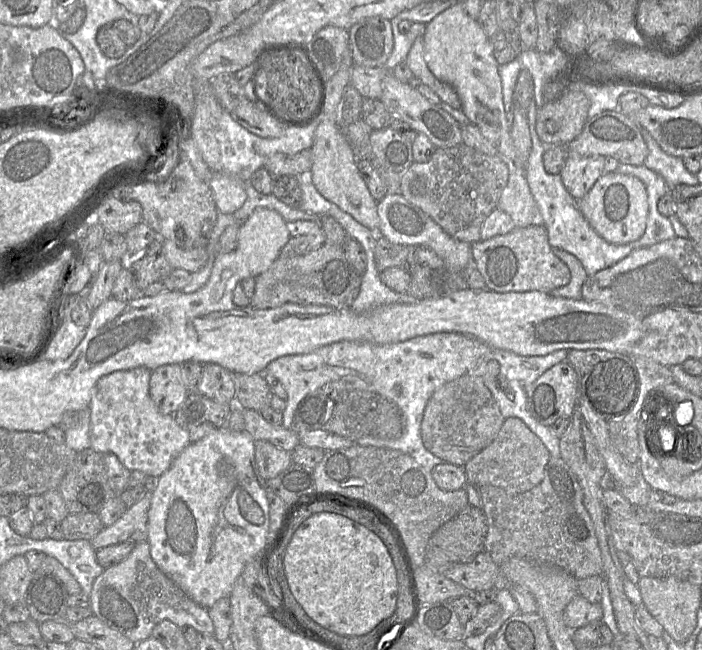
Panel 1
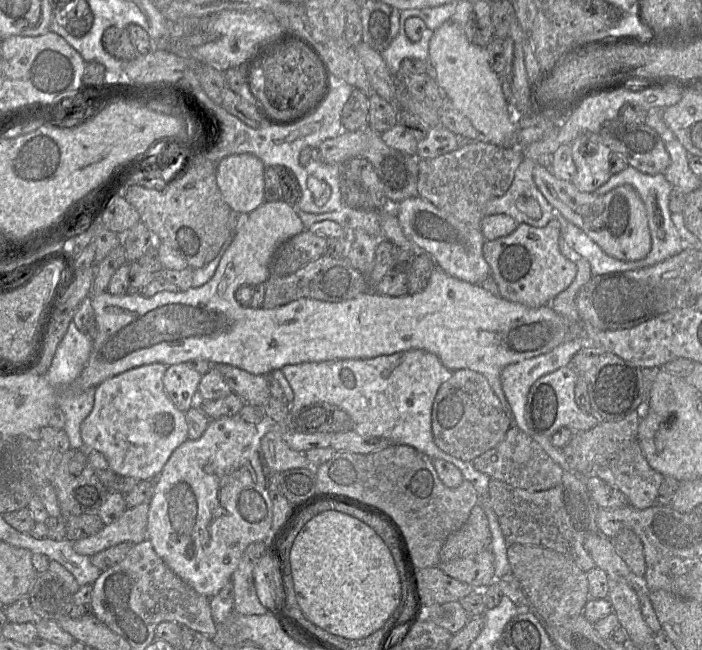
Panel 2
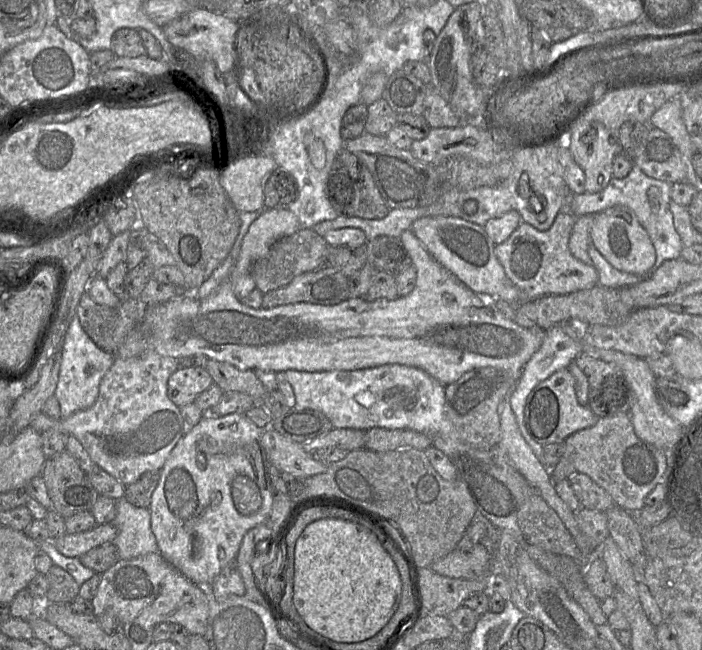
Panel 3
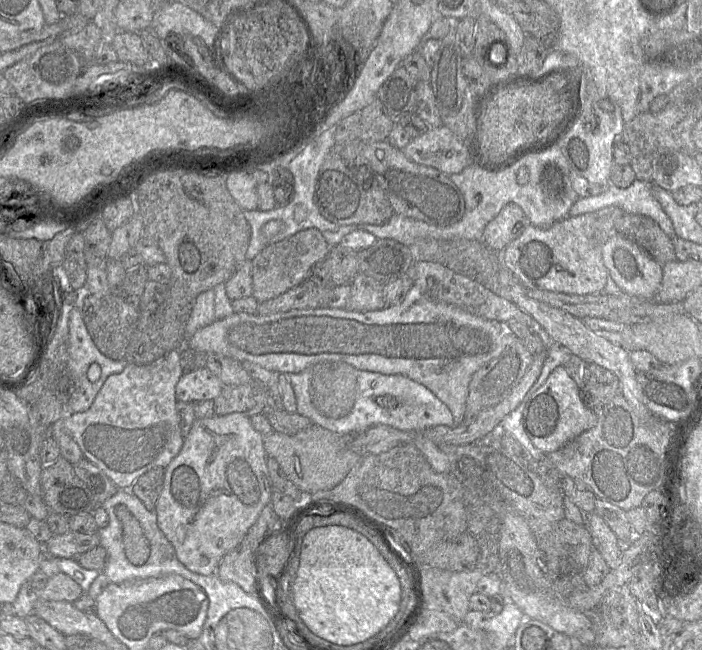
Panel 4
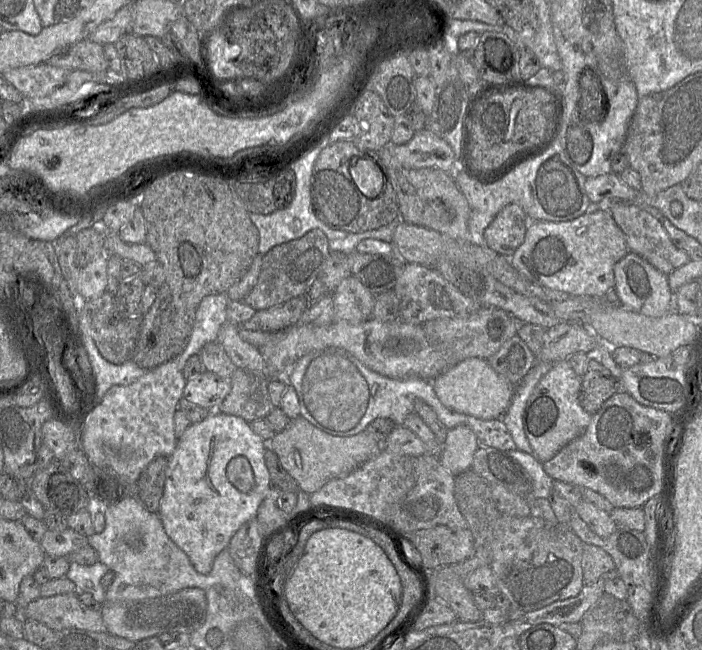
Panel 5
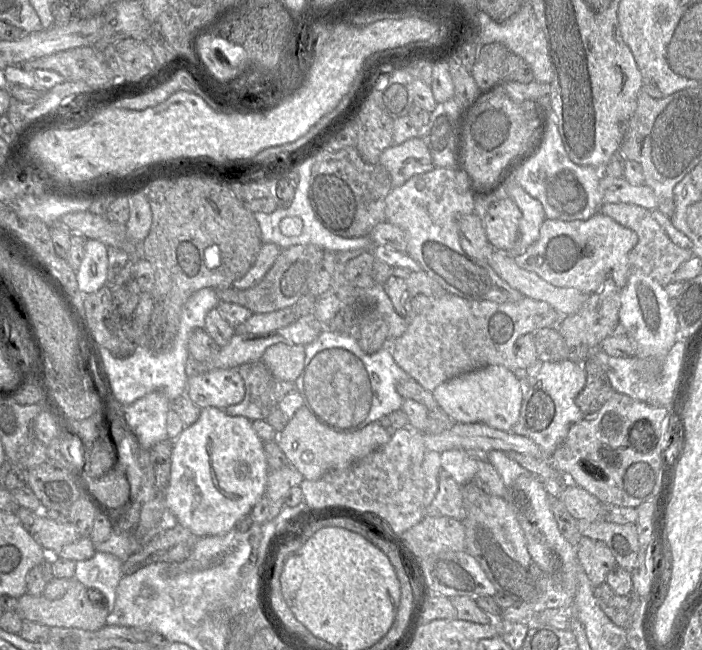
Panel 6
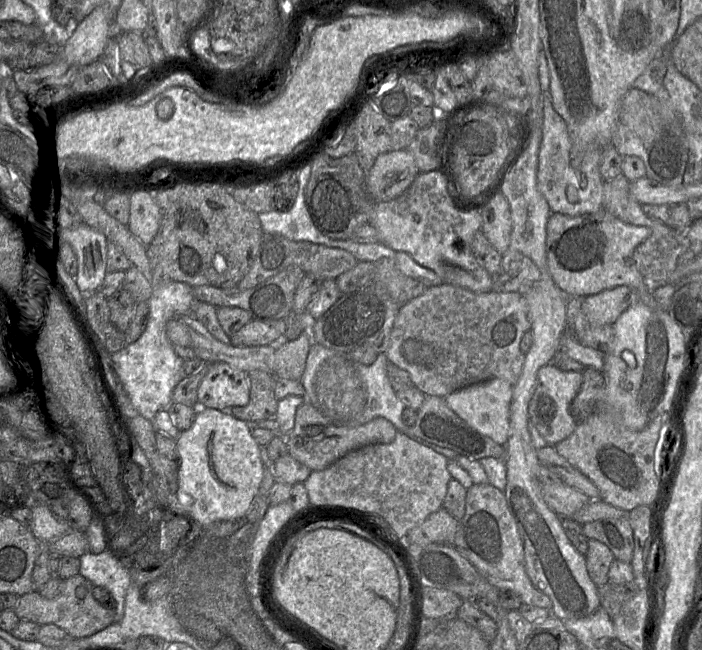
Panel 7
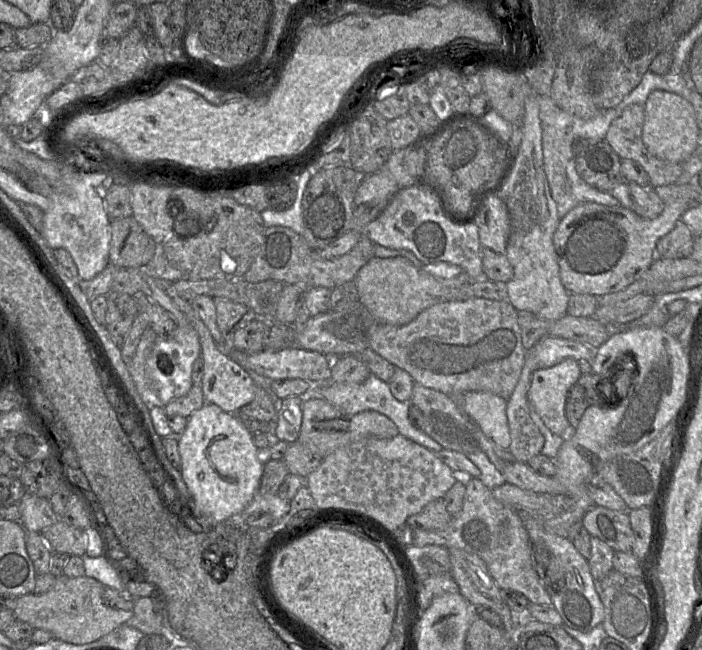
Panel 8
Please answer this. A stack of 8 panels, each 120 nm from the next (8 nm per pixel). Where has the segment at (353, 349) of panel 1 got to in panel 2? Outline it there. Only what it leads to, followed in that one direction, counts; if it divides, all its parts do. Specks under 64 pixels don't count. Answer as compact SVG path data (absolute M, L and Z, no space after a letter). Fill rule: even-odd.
M580 336L574 340L565 342L553 350L541 354L536 357L532 357L526 360L522 360L513 364L507 365L501 373L501 383L505 394L505 397L509 403L511 418L513 419L513 424L517 425L523 432L530 436L534 441L536 441L544 451L560 466L563 470L567 470L567 462L564 457L562 449L554 447L551 443L550 437L543 436L535 433L527 424L526 421L526 403L529 390L531 386L540 377L551 373L561 367L571 366L573 357L584 347L589 346L589 339L586 336ZM414 349L370 359L340 359L285 365L281 369L294 393L290 412L298 412L314 402L328 402L346 411L353 421L353 431L363 437L380 437L393 444L411 446L432 460L443 459L455 465L462 472L464 479L473 484L479 500L487 501L484 511L491 532L490 551L495 557L495 579L500 579L510 572L507 557L509 545L505 541L489 498L491 478L478 471L472 461L458 459L441 450L434 442L431 427L433 402L441 384L453 373L442 364L438 356L425 350Z

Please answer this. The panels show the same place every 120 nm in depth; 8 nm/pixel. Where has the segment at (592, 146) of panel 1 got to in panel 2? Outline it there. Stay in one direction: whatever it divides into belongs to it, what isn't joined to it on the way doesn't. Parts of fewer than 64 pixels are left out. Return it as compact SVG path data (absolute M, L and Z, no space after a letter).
M620 118L604 122L598 132L602 142L632 166L649 175L664 174L670 156L661 136L645 124L632 124Z

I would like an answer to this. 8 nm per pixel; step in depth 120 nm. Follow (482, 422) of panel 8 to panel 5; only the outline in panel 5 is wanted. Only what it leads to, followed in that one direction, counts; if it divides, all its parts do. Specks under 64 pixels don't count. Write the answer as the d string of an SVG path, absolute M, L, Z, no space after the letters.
M470 358L449 367L432 381L440 402L447 408L482 420L502 418L515 394L515 385L498 374L488 359Z

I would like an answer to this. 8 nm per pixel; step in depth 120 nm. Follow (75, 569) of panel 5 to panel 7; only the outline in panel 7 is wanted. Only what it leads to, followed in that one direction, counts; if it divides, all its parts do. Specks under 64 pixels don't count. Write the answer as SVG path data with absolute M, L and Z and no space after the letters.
M109 549L99 554L88 552L79 561L79 575L94 586L101 586L109 591L115 601L115 622L120 621L124 615L126 593L132 584L129 571Z

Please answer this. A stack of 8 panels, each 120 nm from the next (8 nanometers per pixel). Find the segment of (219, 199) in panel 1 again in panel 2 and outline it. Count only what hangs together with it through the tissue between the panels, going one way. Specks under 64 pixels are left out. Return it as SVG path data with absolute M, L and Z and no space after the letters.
M236 154L216 165L216 183L225 203L236 213L251 213L265 202L266 166L253 154Z

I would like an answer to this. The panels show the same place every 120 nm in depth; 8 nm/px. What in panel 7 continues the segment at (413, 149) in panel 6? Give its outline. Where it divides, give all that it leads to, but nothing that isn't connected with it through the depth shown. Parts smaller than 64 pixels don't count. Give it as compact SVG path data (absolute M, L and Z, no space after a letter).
M407 149L381 153L366 173L366 189L375 202L403 194L419 174L414 157Z

